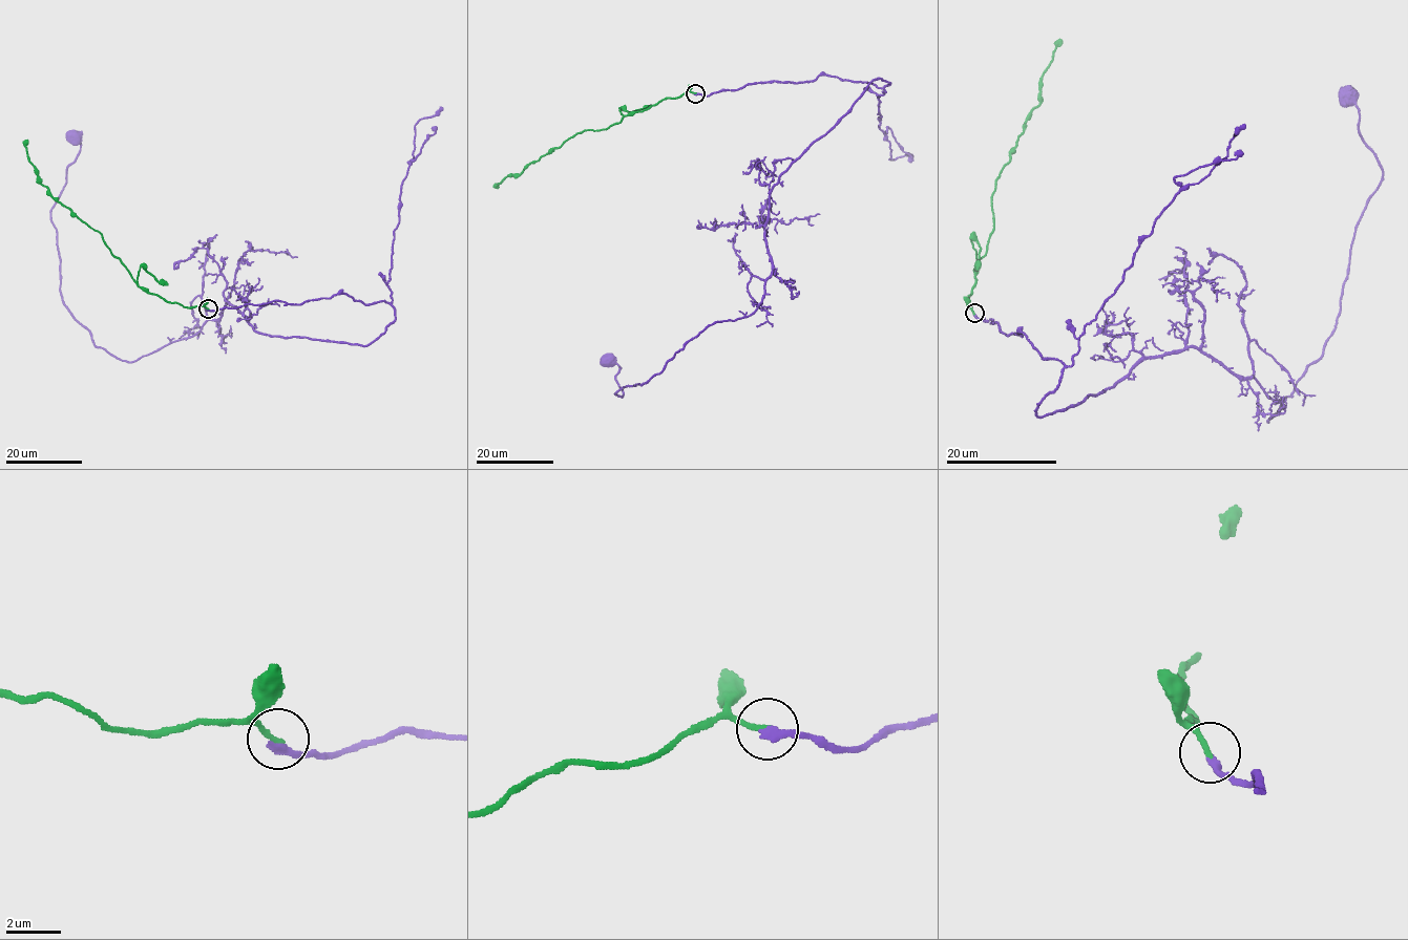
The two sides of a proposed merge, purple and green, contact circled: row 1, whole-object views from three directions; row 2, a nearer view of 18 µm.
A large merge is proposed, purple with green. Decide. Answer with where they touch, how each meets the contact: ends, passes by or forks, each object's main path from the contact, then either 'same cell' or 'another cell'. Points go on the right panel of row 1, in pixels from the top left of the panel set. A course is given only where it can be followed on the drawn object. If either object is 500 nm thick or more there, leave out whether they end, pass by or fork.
place (974, 313); purple ends; green ends; course purple (974, 314), (1064, 364), (1038, 417), (1199, 347), (1282, 404), (1268, 422), (1333, 330), (1381, 180), (1349, 99); course green (974, 314), (968, 296), (993, 227), (994, 184), (1039, 102), (1046, 67), (1062, 40); another cell

